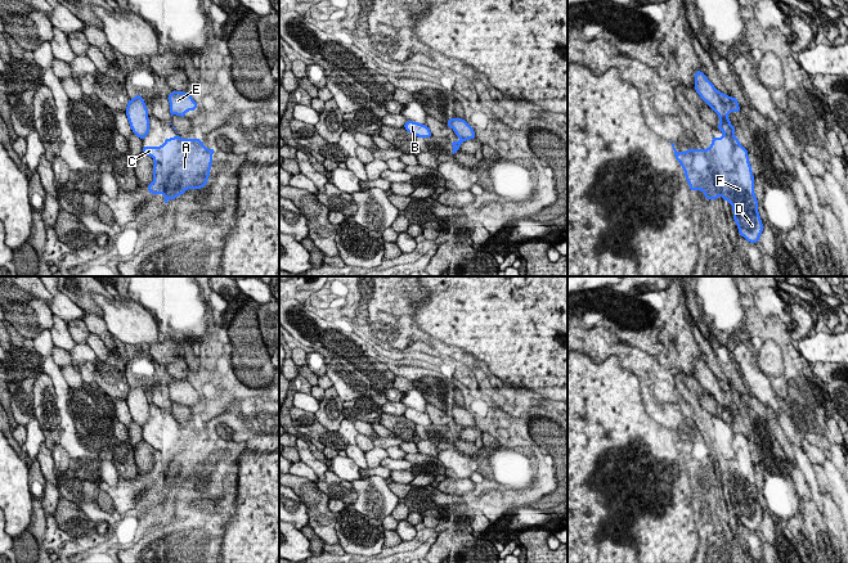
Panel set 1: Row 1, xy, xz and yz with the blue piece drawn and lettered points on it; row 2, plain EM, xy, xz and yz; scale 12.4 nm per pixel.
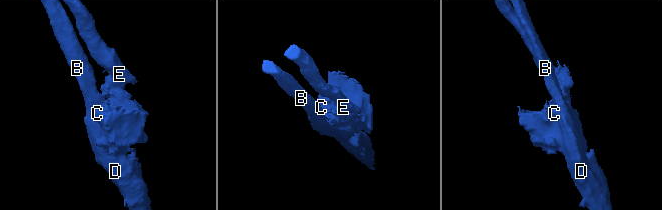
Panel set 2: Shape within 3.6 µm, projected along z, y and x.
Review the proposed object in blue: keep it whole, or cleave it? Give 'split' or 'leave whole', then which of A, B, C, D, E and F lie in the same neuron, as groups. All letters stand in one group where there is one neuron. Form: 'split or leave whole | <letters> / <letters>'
split | A B C D F / E

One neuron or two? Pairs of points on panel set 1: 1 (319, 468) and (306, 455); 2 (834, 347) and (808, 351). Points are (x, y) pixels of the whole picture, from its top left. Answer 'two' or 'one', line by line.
1: one
2: one

